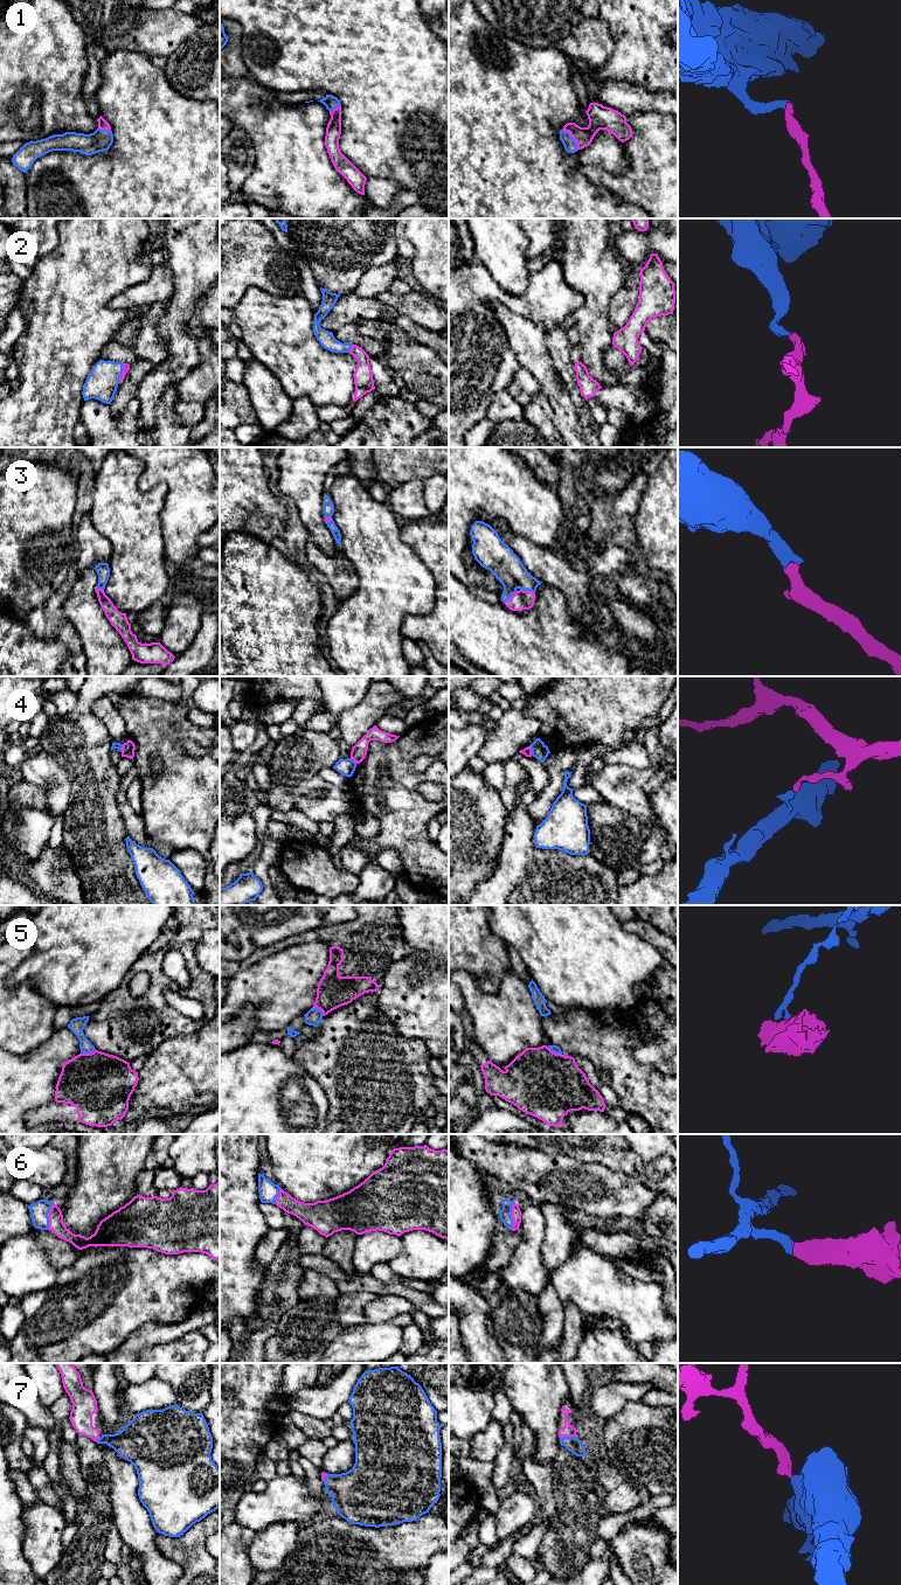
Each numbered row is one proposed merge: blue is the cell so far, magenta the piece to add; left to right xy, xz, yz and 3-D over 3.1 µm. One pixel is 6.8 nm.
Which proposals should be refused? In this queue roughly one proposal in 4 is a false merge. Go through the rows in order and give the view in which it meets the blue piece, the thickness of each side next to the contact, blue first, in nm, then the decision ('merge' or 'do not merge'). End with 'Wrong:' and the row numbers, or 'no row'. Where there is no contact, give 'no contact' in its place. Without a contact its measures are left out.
1: contact in yz; calibres 90 and 160 nm; merge
2: contact in xy; calibres 220 and 50 nm; merge
3: contact in yz; calibres 200 and 130 nm; merge
4: contact in yz; calibres 110 and 60 nm; do not merge
5: contact in xz; calibres 110 and 220 nm; do not merge
6: contact in yz; calibres 80 and 70 nm; merge
7: contact in yz; calibres 100 and 80 nm; merge
Wrong: 4, 5

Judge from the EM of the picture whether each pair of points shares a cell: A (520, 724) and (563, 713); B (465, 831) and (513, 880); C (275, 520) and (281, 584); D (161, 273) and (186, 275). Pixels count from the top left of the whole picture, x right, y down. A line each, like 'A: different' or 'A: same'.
A: different
B: different
C: different
D: different

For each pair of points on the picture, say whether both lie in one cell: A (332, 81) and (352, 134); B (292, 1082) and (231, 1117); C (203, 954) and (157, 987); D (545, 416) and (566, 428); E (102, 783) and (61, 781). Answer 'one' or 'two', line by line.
A: one
B: one
C: two
D: two
E: two

